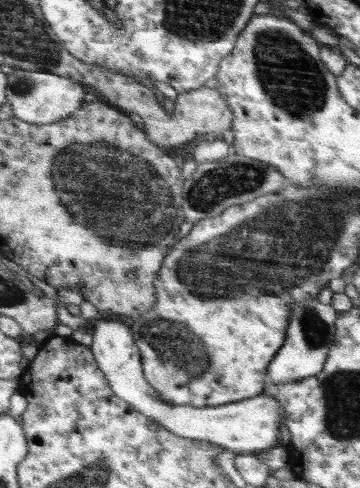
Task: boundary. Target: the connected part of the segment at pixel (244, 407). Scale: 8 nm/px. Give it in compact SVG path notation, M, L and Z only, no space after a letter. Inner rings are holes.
M97 318L94 326L93 343L90 348L97 357L97 364L105 372L113 391L134 408L146 413L146 417L154 419L164 428L178 437L192 440L204 440L212 444L238 453L258 453L275 448L281 444L279 431L284 426L284 409L276 399L276 385L268 385L269 393L260 393L249 399L231 402L215 407L194 408L190 405L172 406L166 404L154 387L145 379L142 368L141 353L137 341L132 338L130 326L120 319Z

